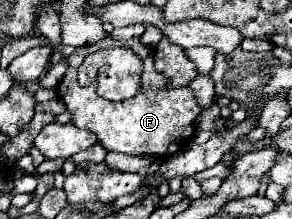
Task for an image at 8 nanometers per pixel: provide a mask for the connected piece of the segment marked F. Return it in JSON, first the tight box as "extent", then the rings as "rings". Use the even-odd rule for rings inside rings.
{"extent":[58,38,200,156],"rings":[[[106,38],[98,42],[98,44],[90,44],[90,46],[80,46],[74,50],[74,54],[70,54],[68,58],[68,70],[64,74],[64,78],[58,84],[58,94],[66,104],[66,110],[72,114],[72,124],[80,130],[90,130],[98,136],[100,144],[106,150],[114,150],[114,152],[124,152],[124,154],[136,154],[136,156],[172,156],[176,152],[180,152],[182,148],[186,148],[186,144],[192,142],[194,136],[194,120],[200,112],[196,100],[194,100],[194,92],[190,88],[178,88],[178,90],[166,90],[166,78],[162,74],[154,72],[154,50],[144,46],[140,42],[140,38],[128,38],[128,40],[114,40],[114,38]],[[108,46],[130,46],[134,52],[138,52],[138,56],[144,62],[144,72],[142,72],[142,88],[144,92],[140,96],[136,96],[134,100],[128,102],[110,102],[104,100],[97,94],[96,84],[90,86],[81,86],[76,80],[76,70],[82,64],[84,56],[88,56],[90,52],[96,52],[98,48],[108,48]]]}

